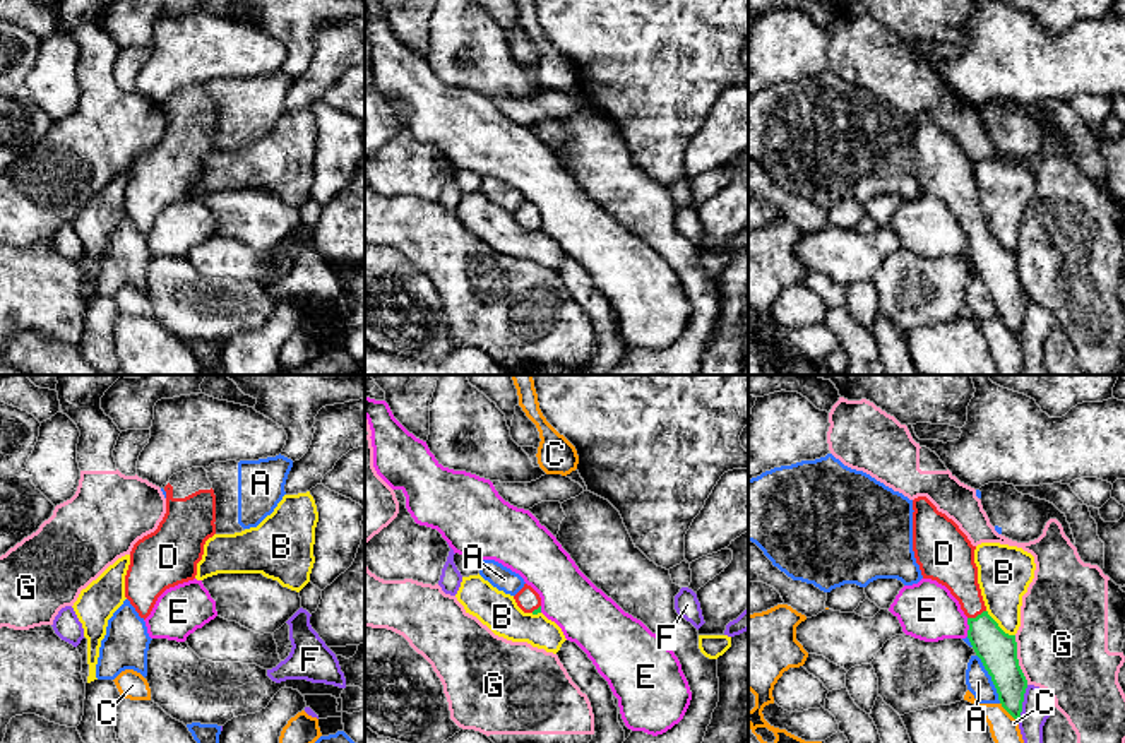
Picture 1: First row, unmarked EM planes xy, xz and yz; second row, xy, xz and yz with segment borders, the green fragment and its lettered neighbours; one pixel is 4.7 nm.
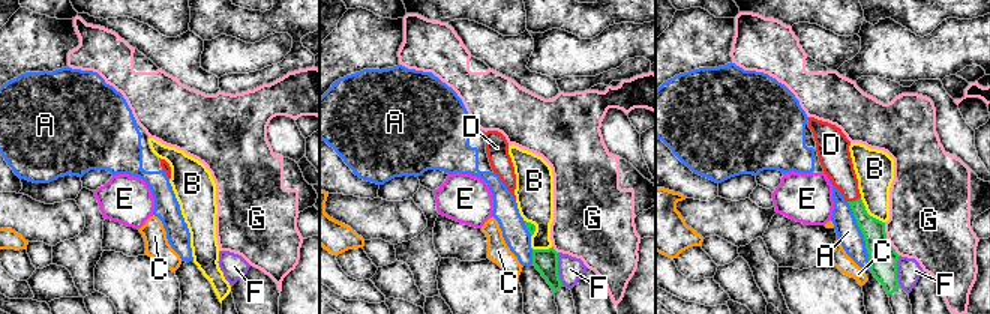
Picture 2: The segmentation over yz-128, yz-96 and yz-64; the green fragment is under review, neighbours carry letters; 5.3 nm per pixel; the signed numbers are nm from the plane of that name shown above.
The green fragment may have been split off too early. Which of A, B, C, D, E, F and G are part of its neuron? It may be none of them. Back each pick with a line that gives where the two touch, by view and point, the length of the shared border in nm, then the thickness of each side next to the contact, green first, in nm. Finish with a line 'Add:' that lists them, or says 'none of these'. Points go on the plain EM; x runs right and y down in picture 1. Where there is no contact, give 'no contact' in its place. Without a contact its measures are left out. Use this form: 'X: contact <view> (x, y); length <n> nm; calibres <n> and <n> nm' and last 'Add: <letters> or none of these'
D: contact yz (978, 231); length 100 nm; calibres 180 and 190 nm
Add: D

